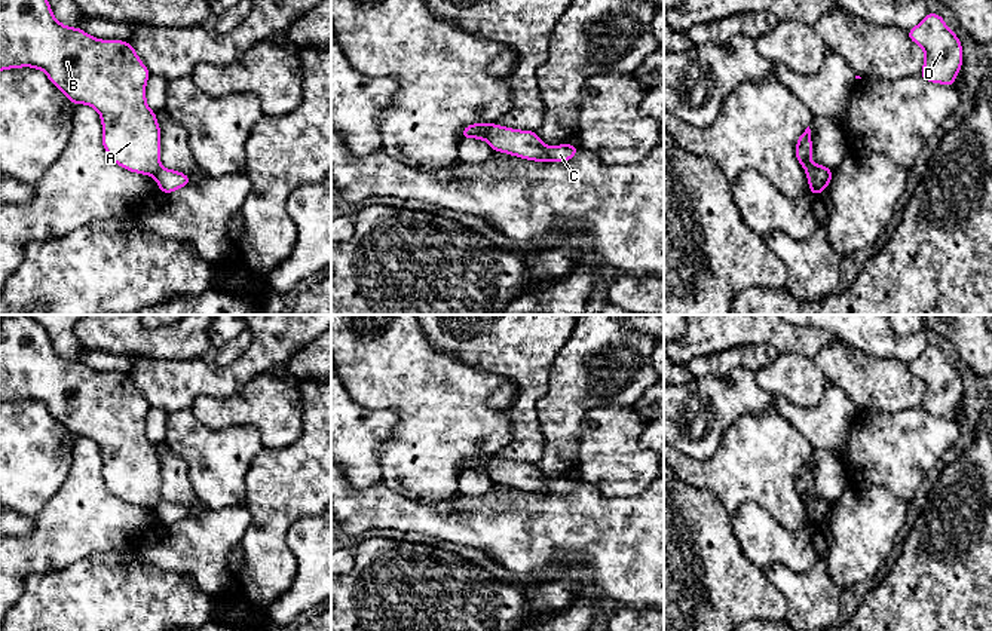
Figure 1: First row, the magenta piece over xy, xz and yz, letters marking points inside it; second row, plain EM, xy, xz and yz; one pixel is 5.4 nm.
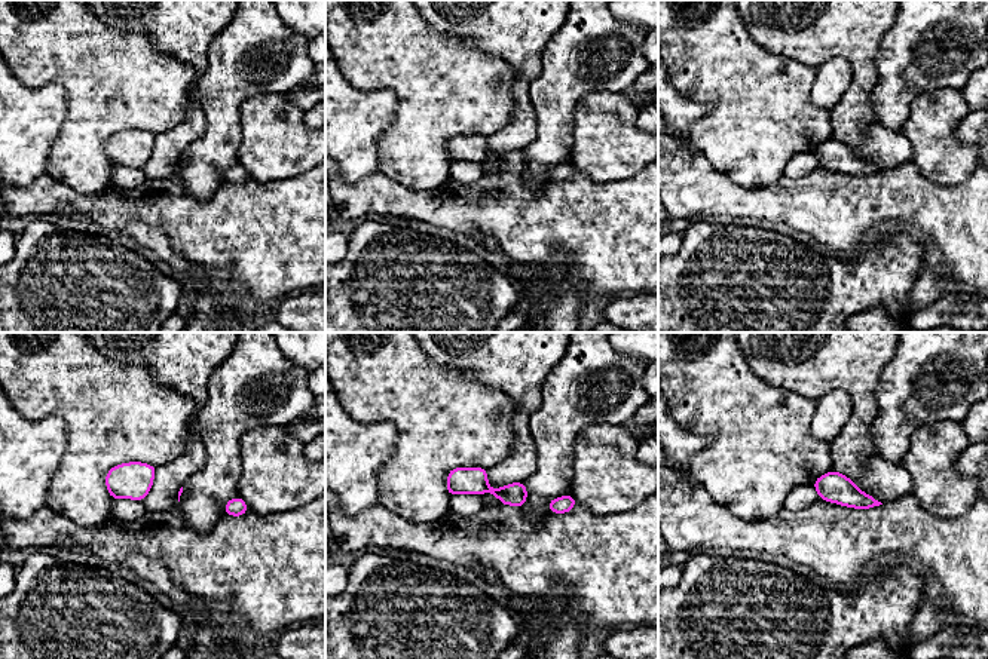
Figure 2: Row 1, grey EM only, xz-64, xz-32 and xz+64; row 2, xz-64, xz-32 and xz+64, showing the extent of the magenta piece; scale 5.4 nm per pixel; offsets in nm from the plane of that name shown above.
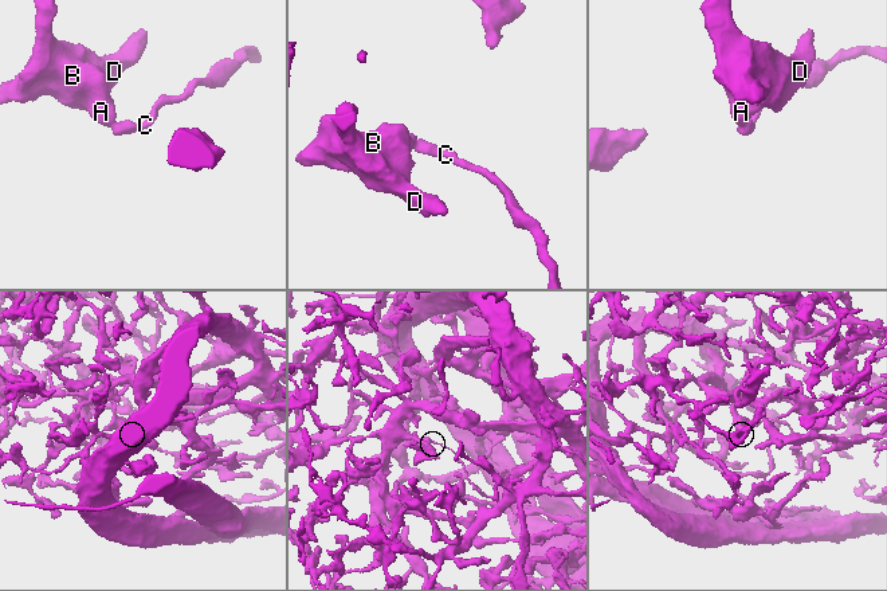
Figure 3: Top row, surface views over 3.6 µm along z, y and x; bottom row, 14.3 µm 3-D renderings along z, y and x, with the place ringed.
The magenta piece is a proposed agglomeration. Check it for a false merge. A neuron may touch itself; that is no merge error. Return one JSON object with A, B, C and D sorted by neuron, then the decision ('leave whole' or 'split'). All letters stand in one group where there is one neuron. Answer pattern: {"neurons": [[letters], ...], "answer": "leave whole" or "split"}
{"neurons": [["A", "B", "D"], ["C"]], "answer": "split"}

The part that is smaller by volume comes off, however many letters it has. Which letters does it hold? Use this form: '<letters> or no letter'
C

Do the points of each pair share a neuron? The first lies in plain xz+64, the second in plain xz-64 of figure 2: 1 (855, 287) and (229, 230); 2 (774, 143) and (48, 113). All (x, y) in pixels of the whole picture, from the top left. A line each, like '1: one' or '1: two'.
1: two
2: two

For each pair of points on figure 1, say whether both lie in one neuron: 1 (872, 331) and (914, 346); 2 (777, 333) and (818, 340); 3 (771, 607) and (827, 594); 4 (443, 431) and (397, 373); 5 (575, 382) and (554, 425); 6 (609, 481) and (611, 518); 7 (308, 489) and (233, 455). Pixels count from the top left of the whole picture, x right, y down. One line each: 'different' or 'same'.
1: same
2: same
3: different
4: same
5: same
6: different
7: different

